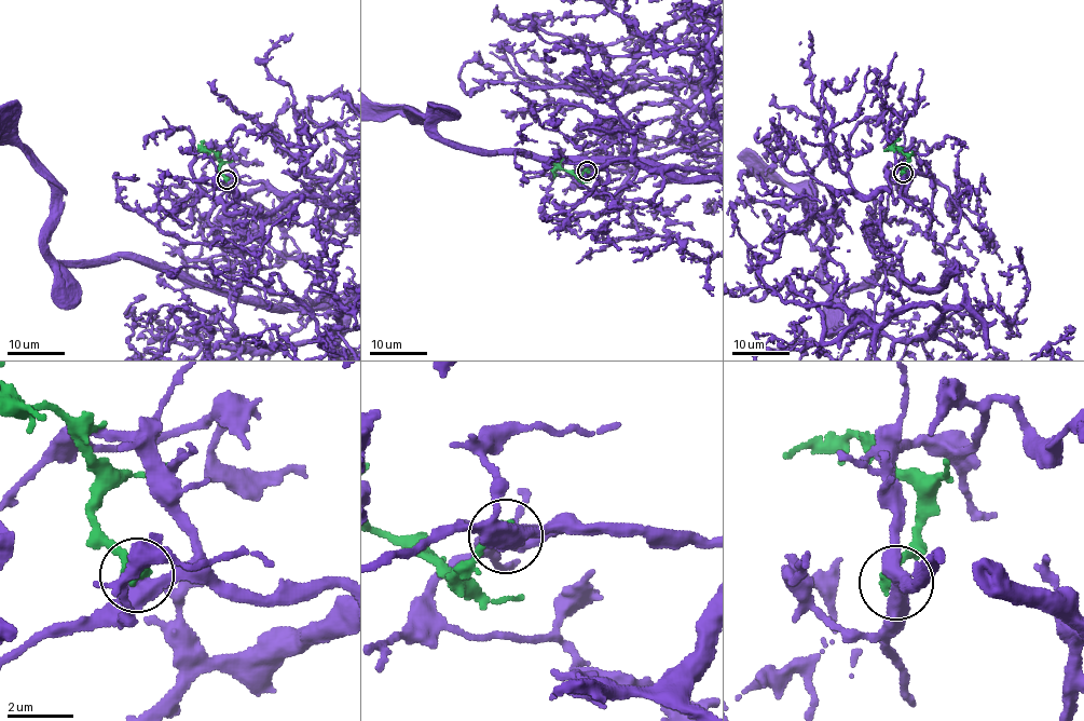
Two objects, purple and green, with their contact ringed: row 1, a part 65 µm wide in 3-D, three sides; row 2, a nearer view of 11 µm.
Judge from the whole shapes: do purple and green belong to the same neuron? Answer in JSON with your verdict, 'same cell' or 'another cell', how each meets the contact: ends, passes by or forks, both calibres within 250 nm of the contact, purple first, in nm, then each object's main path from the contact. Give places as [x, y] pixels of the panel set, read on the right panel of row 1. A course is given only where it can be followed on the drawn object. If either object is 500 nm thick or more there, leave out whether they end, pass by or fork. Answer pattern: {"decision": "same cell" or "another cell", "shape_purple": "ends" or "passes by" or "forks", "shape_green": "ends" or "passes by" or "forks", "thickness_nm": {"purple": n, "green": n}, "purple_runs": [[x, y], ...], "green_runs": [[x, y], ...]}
{"decision": "another cell", "shape_purple": "passes by", "shape_green": "ends", "thickness_nm": {"purple": 480, "green": 480}, "purple_runs": [[903, 173], [900, 213], [952, 258], [924, 290], [879, 269], [836, 294], [822, 279], [823, 222], [769, 185]], "green_runs": [[903, 172], [907, 157], [893, 146], [901, 139]]}

